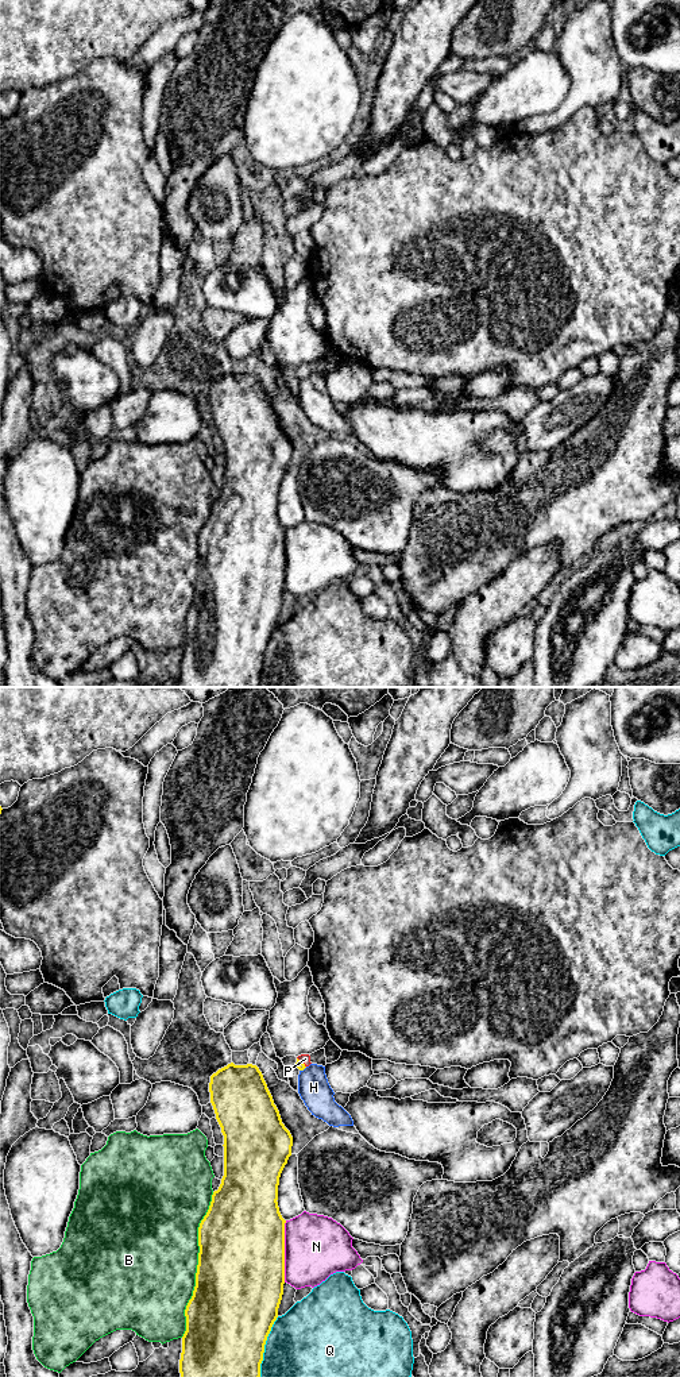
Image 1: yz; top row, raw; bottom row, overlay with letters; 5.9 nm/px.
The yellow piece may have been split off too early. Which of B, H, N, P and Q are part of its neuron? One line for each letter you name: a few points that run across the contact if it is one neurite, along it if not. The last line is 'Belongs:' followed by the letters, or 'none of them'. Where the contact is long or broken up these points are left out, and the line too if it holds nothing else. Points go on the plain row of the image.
P: yz (300, 373), (302, 371), (305, 367)
Belongs: P

